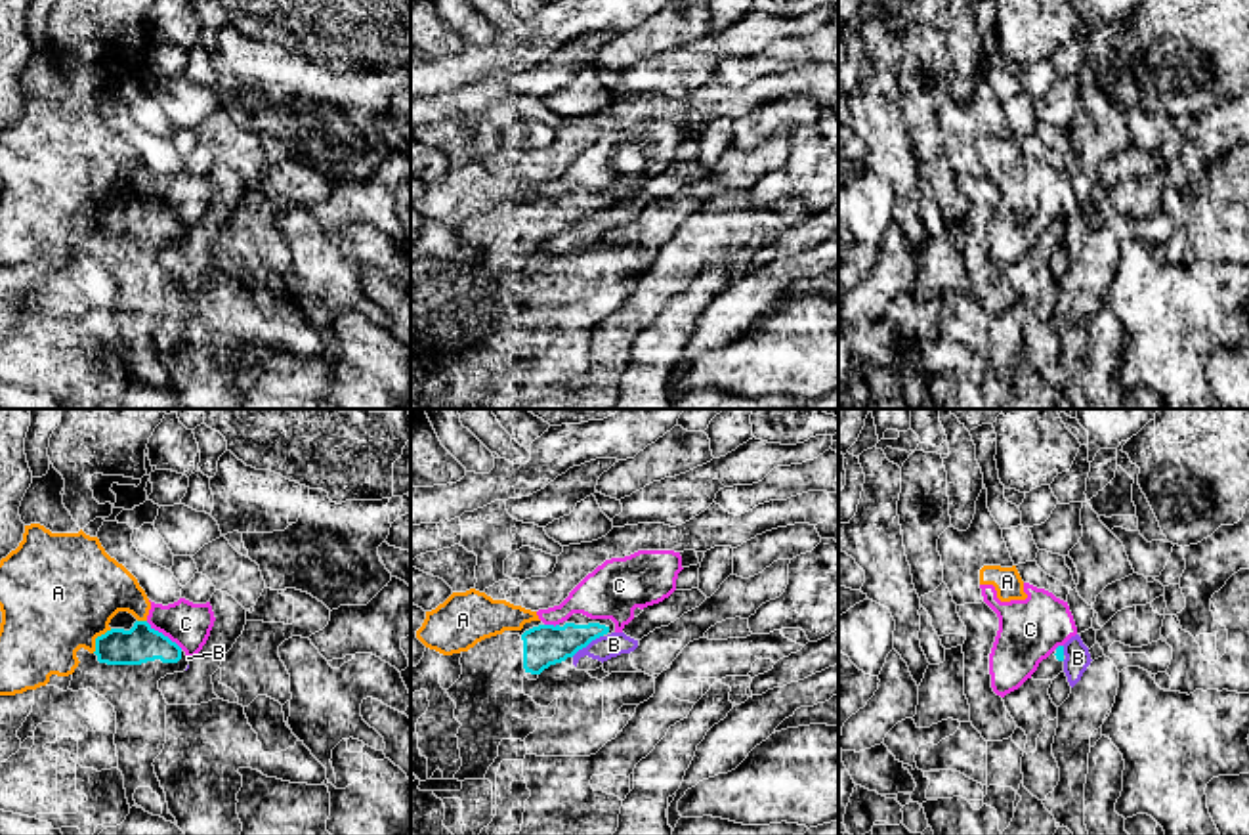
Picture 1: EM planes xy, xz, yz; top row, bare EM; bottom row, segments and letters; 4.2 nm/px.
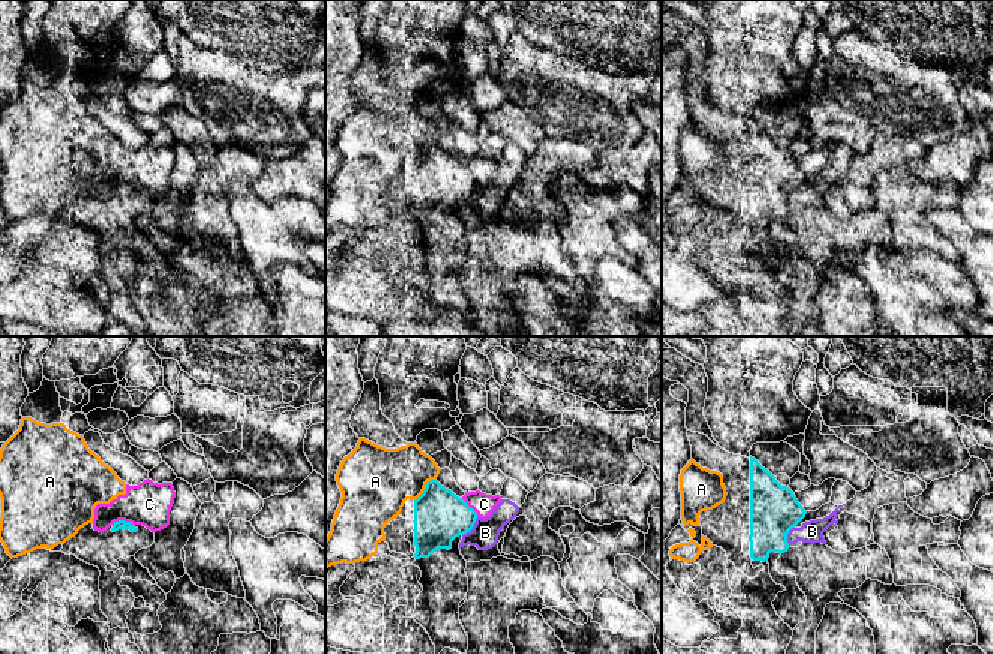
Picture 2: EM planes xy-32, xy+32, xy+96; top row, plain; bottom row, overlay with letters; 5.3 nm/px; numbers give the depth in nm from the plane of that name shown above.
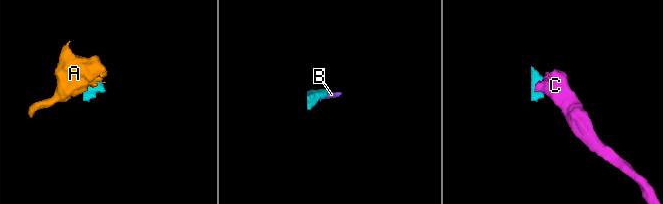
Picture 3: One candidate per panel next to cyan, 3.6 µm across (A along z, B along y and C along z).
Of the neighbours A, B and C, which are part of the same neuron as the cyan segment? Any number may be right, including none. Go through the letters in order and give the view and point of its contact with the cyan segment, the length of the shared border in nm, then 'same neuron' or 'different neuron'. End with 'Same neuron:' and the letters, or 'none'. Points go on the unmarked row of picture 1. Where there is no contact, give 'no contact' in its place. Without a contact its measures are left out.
A: xy (96, 211) | 130 nm | different neuron
B: xz (587, 216) | 160 nm | different neuron
C: xy (163, 207) | 200 nm | different neuron
Same neuron: none

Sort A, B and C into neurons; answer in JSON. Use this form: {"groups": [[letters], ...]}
{"groups": [["A", "C"], ["B"]]}

